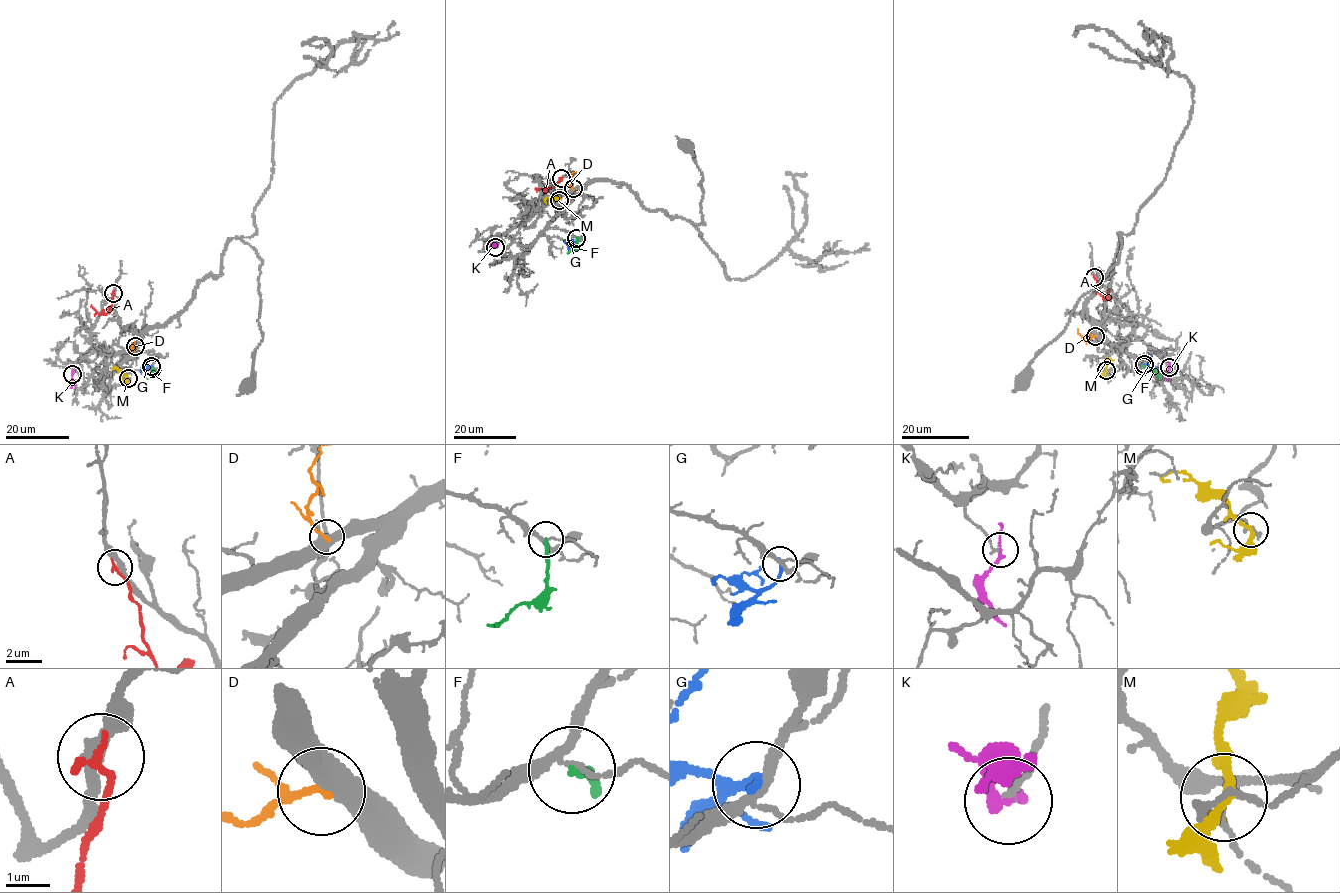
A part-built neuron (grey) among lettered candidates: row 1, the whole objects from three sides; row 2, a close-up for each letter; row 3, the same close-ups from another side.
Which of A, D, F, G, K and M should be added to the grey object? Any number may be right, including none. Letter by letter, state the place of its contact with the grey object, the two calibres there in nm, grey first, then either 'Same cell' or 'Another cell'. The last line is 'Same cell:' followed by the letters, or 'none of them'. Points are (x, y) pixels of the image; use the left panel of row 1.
A: Touches grey at (113, 293). Thickness 320 nm (grey) against 220 nm. Another cell
D: Touches grey at (135, 346). Thickness 440 nm (grey) against 170 nm. Another cell
F: Touches grey at (152, 368). Thickness 170 nm (grey) against 170 nm. Another cell
G: Touches grey at (151, 366). Thickness 200 nm (grey) against 200 nm. Another cell
K: Touches grey at (72, 374). Thickness 140 nm (grey) against 150 nm. Another cell
M: Touches grey at (128, 378). Thickness 200 nm (grey) against 240 nm. Another cell
Same cell: none of them

